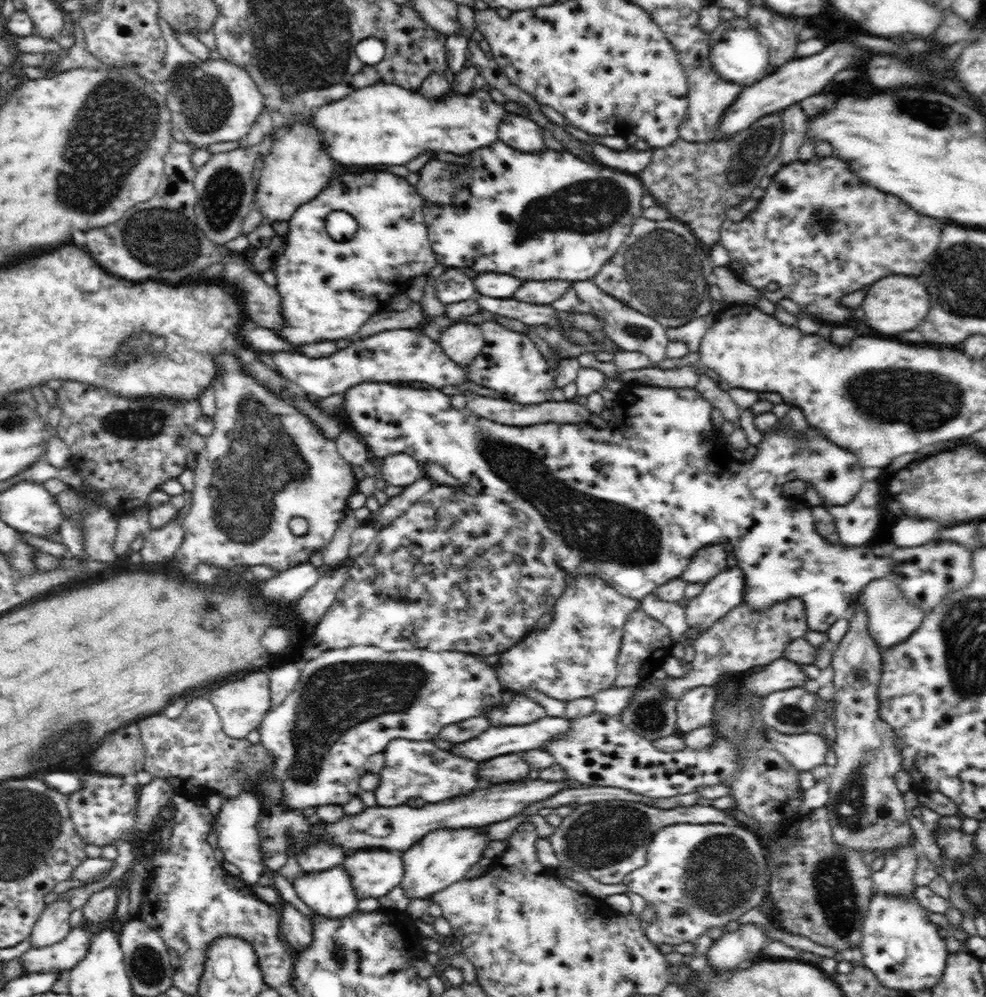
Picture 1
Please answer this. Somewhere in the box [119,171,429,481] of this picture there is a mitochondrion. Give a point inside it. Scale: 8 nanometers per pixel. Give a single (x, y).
(144, 216)

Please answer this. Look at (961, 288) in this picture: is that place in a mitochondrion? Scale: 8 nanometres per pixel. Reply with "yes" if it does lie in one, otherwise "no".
yes

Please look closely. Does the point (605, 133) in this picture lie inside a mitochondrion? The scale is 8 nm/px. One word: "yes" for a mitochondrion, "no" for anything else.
no

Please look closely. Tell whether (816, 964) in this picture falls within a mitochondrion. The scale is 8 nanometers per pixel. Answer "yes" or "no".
no

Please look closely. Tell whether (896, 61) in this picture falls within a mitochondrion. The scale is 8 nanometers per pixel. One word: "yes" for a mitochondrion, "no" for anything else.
no

